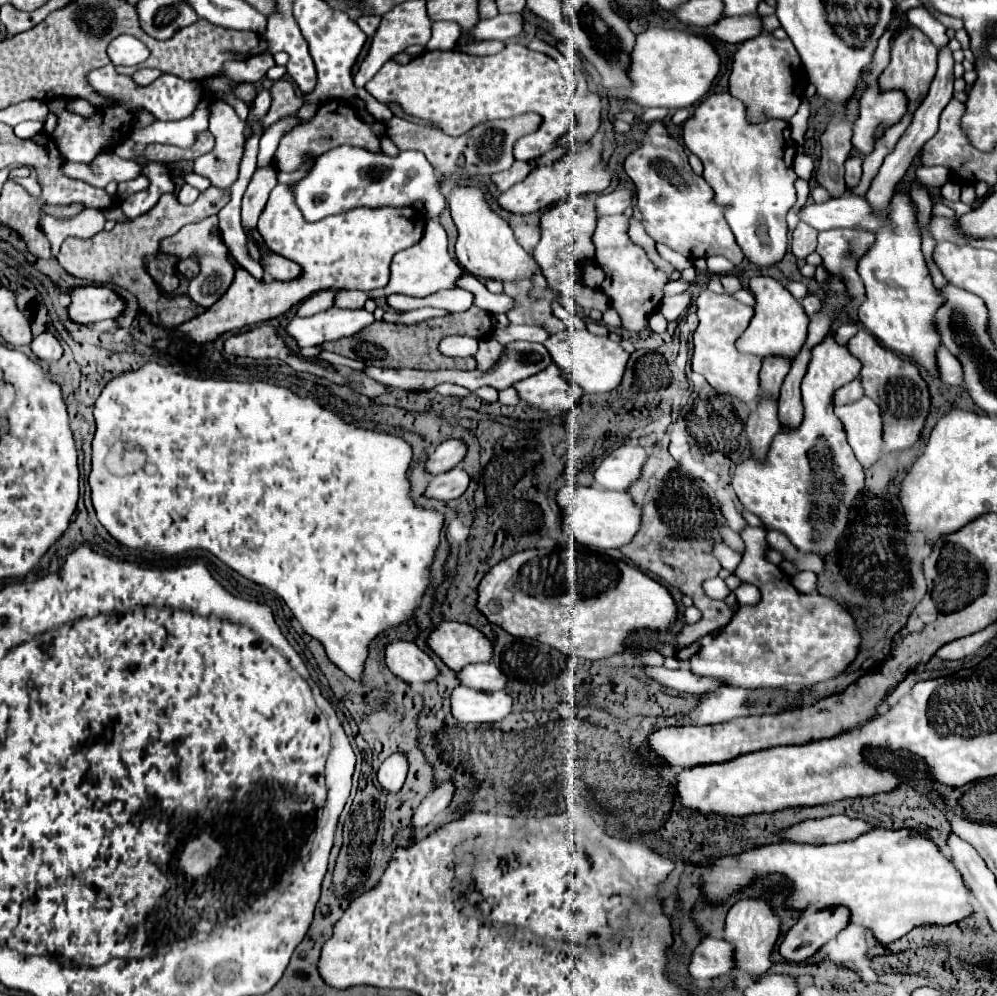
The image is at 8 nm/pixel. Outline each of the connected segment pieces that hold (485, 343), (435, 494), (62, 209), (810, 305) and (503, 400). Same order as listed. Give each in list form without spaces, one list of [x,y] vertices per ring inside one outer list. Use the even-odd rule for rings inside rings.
[[[485,336],[479,340],[479,350],[475,354],[477,370],[489,370],[505,352],[505,346],[499,344],[493,336]]]
[[[457,466],[449,472],[433,476],[427,488],[427,496],[437,500],[453,500],[459,498],[467,490],[467,486],[469,486],[469,474]]]
[[[73,204],[73,206],[45,206],[47,214],[53,214],[53,216],[75,216],[79,210],[83,210],[79,204]]]
[[[809,294],[809,296],[805,296],[805,298],[801,300],[801,306],[805,308],[805,312],[807,312],[809,316],[813,316],[813,314],[817,314],[817,310],[821,310],[821,300],[819,300],[816,295]]]
[[[513,387],[499,391],[498,401],[503,405],[517,405],[520,403],[520,398]]]

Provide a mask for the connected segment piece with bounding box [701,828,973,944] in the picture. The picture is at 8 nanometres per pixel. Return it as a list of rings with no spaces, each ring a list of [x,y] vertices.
[[[877,828],[873,832],[867,832],[859,836],[857,840],[839,842],[839,844],[771,844],[761,846],[749,852],[743,852],[741,856],[727,856],[717,860],[707,874],[703,876],[701,890],[711,902],[725,900],[729,894],[741,890],[743,886],[751,884],[757,876],[765,874],[781,874],[787,880],[793,882],[793,892],[789,894],[787,906],[805,910],[805,908],[835,908],[835,906],[847,906],[851,910],[851,922],[861,924],[873,932],[873,936],[881,944],[889,944],[901,936],[905,936],[909,930],[917,926],[949,926],[955,922],[961,922],[973,914],[973,906],[969,902],[969,890],[963,882],[961,872],[953,866],[951,858],[947,858],[939,846],[913,828],[901,828],[901,830],[883,830]]]

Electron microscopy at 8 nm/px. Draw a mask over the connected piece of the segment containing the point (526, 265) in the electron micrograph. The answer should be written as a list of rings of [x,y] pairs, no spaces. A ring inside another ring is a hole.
[[[453,184],[445,192],[445,200],[451,210],[451,218],[459,230],[455,258],[469,274],[477,278],[497,278],[497,280],[517,280],[517,278],[531,280],[539,272],[537,262],[519,246],[519,242],[513,236],[513,230],[489,206],[481,188]]]

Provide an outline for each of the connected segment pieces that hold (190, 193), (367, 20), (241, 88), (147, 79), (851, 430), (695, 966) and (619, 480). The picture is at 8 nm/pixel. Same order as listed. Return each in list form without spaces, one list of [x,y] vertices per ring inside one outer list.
[[[184,184],[177,194],[177,200],[180,204],[191,205],[195,202],[198,196],[199,191],[197,189],[189,184]]]
[[[361,16],[361,18],[357,20],[359,28],[361,28],[367,36],[373,36],[373,34],[375,34],[375,30],[377,30],[379,22],[381,22],[381,18],[379,18],[379,16]]]
[[[239,84],[239,86],[235,88],[235,94],[237,94],[241,100],[245,100],[247,104],[251,104],[251,102],[255,100],[255,96],[257,96],[257,88],[255,88],[253,84]]]
[[[143,68],[143,70],[135,72],[133,80],[137,82],[137,86],[147,86],[147,84],[151,84],[155,78],[159,78],[159,76],[161,76],[161,72],[159,72],[159,70],[153,70],[153,68]]]
[[[863,396],[853,404],[837,406],[835,414],[843,424],[847,444],[867,470],[883,452],[883,420],[879,406]]]
[[[703,938],[693,950],[689,974],[697,980],[711,980],[729,974],[735,968],[733,944],[721,938]]]
[[[621,446],[611,452],[595,472],[597,488],[605,490],[627,490],[637,476],[641,476],[647,452],[641,446]]]

